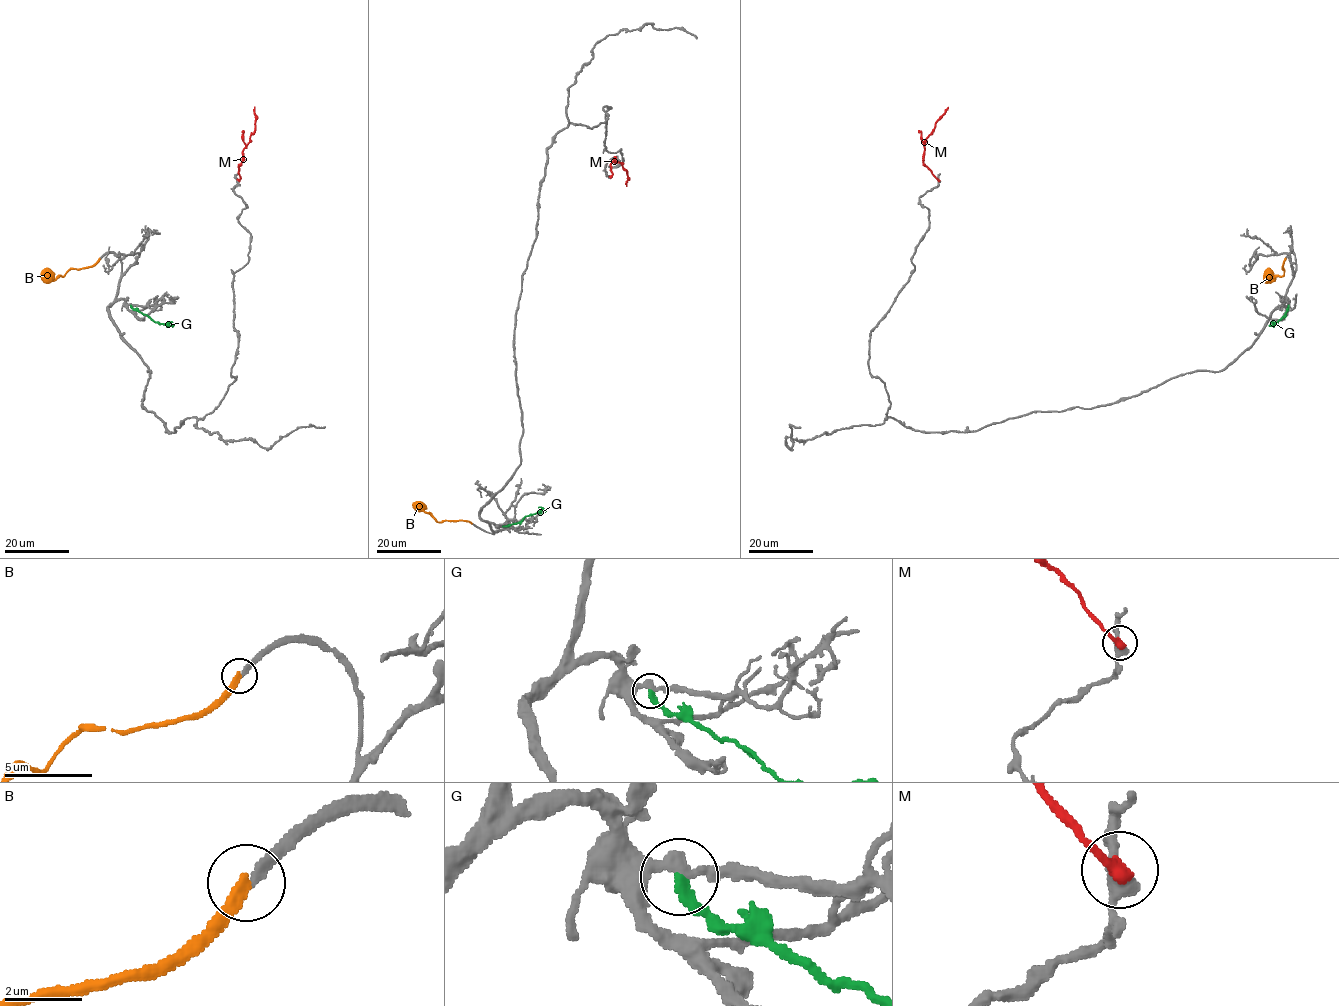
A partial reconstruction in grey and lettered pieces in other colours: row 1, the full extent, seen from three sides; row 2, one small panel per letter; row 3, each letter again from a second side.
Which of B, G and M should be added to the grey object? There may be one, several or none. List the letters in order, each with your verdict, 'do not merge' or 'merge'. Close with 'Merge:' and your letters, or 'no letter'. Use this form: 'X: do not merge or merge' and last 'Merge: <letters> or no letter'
B: merge
G: do not merge
M: do not merge
Merge: B

